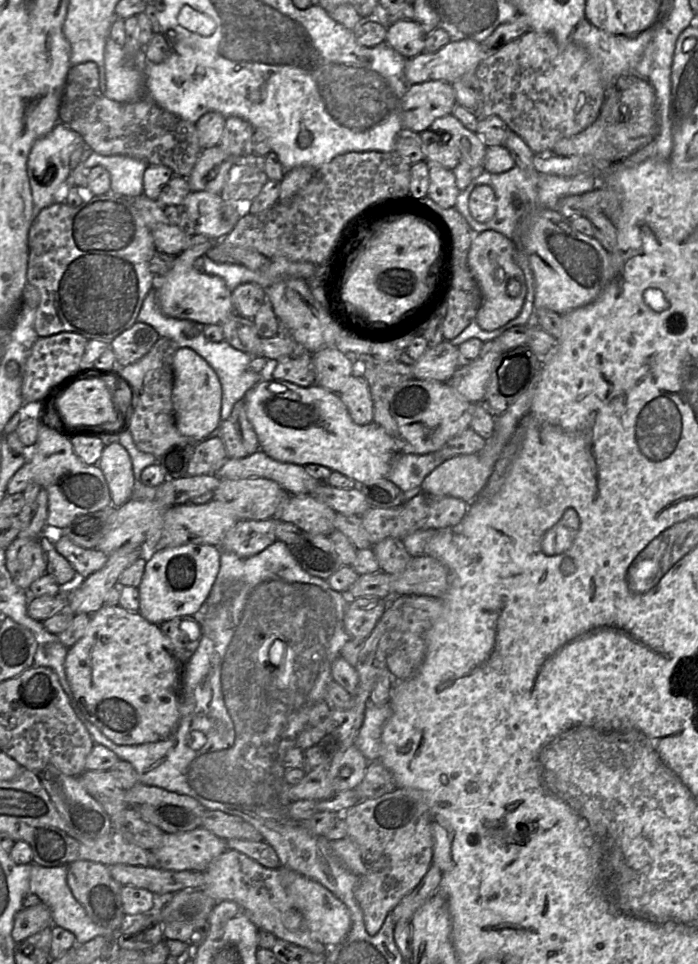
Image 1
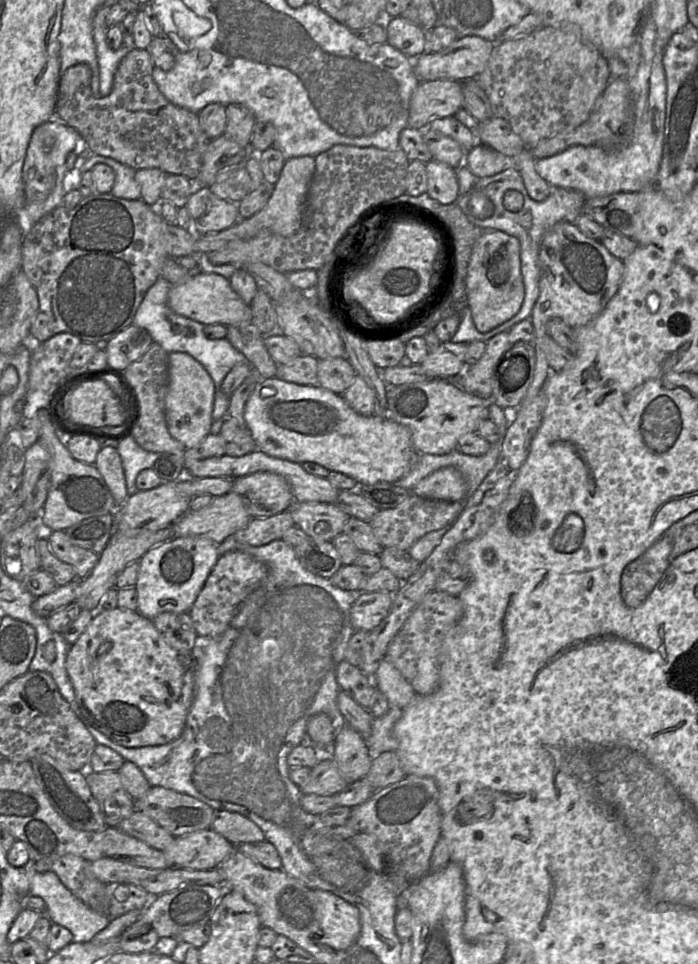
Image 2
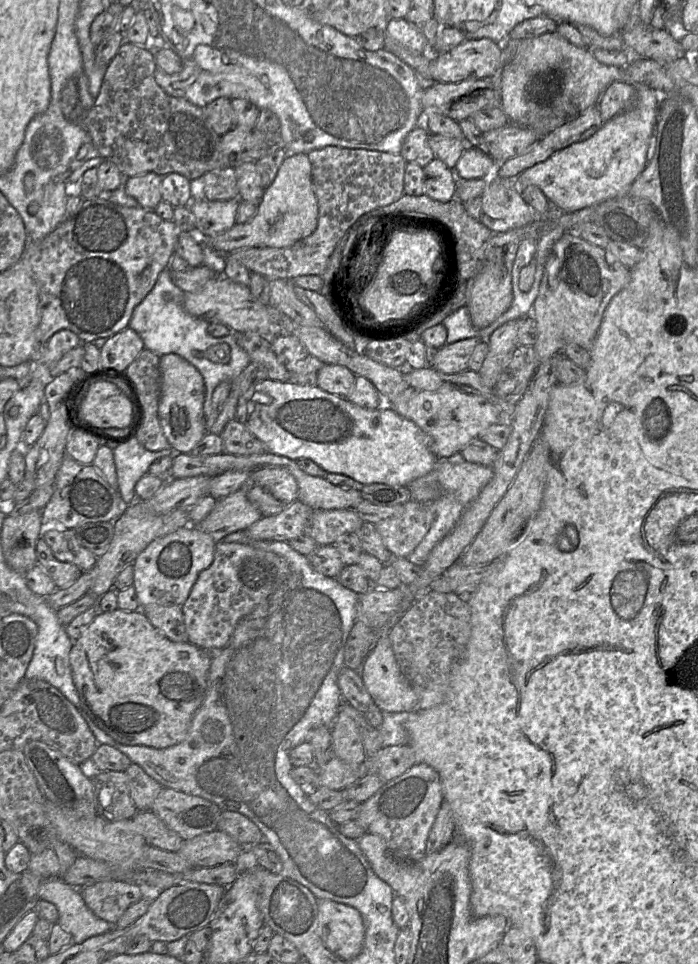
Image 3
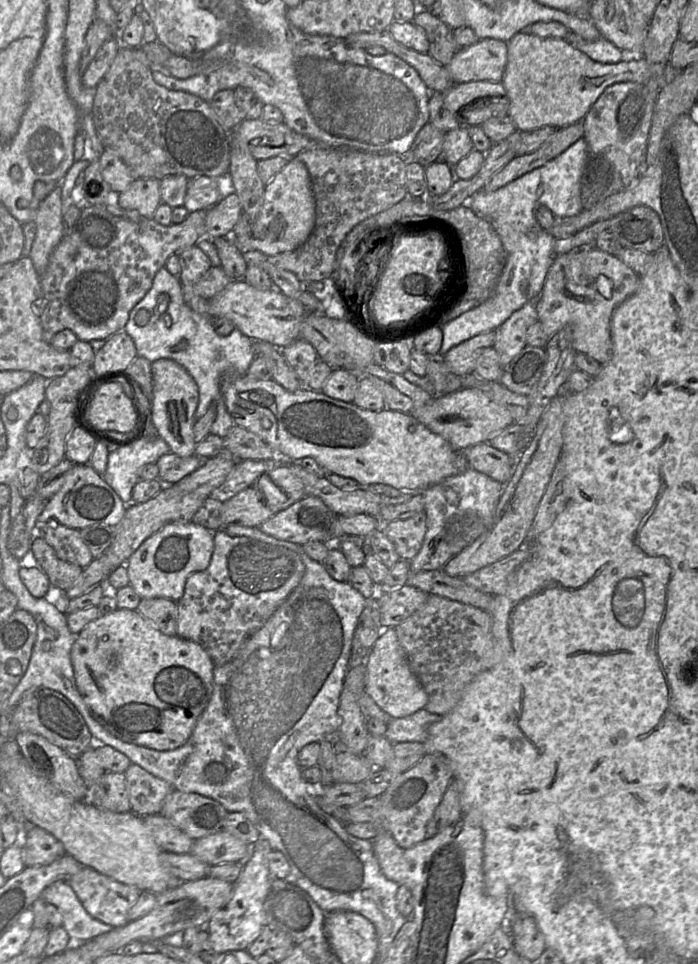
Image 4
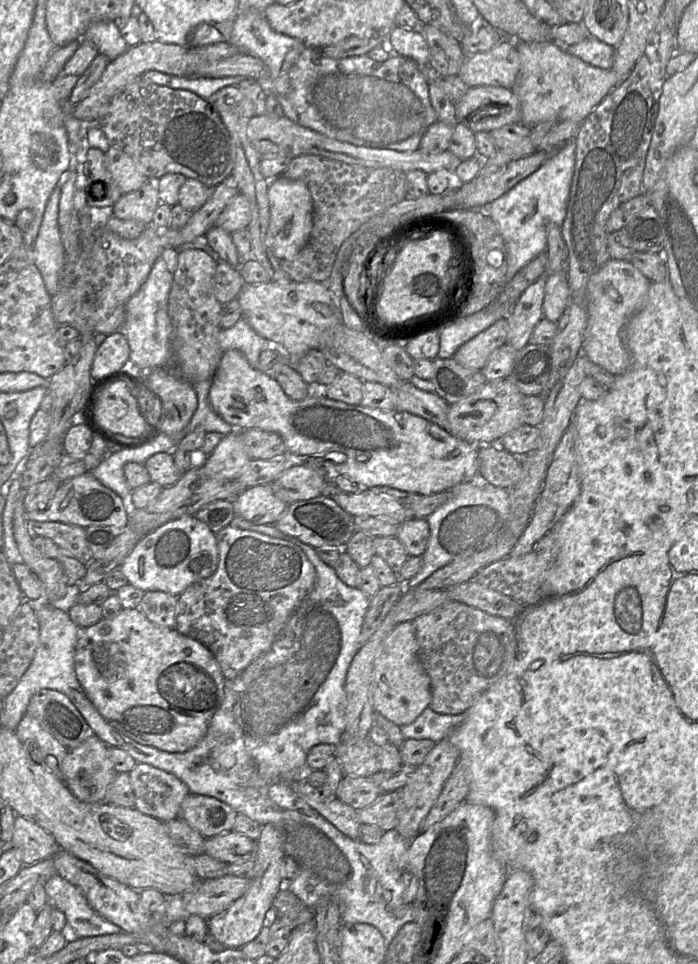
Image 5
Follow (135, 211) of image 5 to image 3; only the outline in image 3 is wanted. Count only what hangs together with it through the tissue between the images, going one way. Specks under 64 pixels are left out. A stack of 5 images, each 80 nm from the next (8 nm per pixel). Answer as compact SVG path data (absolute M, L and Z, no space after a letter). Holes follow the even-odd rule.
M152 172L130 177L125 181L125 192L144 209L155 210L162 201L163 177Z

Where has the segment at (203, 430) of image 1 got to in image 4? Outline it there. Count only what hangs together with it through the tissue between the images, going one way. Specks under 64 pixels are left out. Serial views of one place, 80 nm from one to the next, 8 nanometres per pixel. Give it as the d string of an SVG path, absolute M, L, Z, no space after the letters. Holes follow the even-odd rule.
M162 358L152 363L153 395L151 404L151 422L156 433L170 447L170 451L179 457L195 455L193 427L196 422L195 411L199 402L198 386L193 377L176 361Z

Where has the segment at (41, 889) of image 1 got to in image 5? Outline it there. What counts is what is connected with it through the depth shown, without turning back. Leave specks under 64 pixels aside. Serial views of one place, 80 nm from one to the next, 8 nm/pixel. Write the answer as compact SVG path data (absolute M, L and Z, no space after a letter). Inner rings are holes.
M54 874L44 888L48 902L65 914L67 933L85 938L123 932L119 926L93 910L83 893L59 874Z

